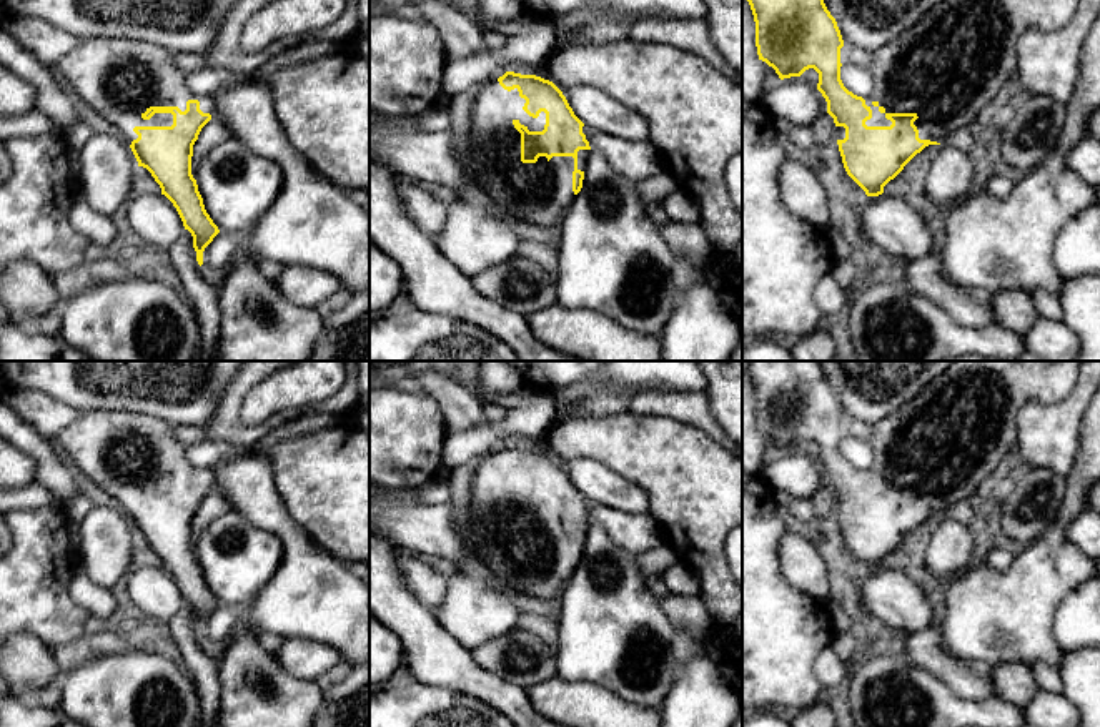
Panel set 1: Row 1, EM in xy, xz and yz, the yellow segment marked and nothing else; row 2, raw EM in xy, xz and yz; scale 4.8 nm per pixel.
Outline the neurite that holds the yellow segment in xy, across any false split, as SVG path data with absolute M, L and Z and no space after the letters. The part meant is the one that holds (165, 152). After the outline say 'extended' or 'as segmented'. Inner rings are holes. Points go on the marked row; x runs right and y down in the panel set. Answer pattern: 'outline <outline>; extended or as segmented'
outline M78 38L78 45L65 53L53 67L68 88L100 113L131 148L138 166L146 168L173 206L185 230L193 236L196 261L203 265L203 251L220 233L205 210L196 180L191 175L193 145L201 128L215 116L211 96L193 93L185 83L185 72L173 62L175 53L165 47L128 38Z; extended

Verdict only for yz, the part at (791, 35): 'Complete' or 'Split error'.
Split error

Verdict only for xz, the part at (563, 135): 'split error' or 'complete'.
split error

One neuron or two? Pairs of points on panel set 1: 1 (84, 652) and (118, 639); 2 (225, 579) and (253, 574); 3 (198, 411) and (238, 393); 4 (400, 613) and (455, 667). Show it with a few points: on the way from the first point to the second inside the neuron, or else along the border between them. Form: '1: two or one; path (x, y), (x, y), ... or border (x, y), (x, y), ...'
1: one; path (92, 646), (110, 641)
2: one; path (232, 574), (247, 574)
3: two; border (233, 378), (213, 416), (202, 428)
4: one; path (413, 626), (441, 654)

